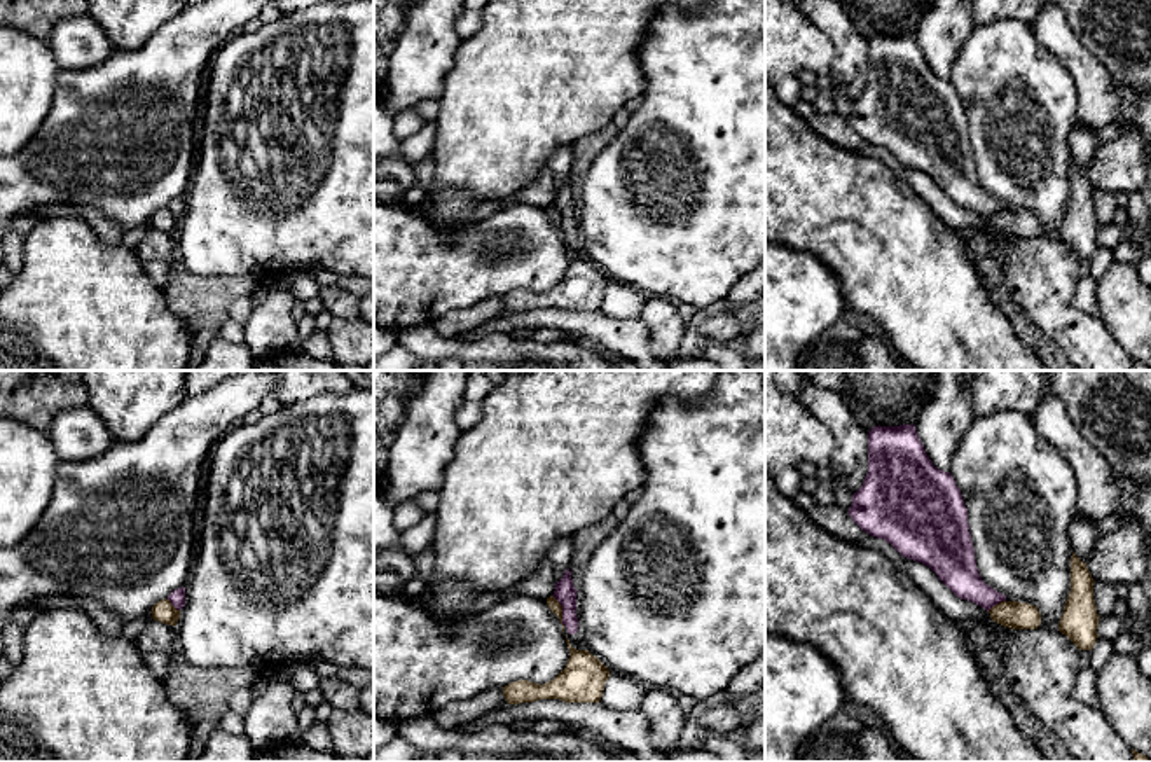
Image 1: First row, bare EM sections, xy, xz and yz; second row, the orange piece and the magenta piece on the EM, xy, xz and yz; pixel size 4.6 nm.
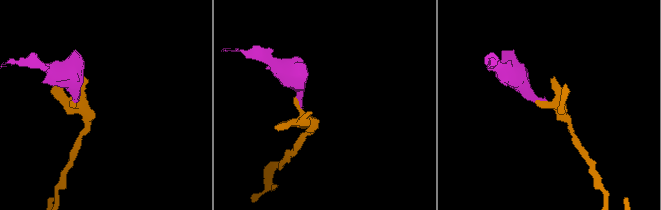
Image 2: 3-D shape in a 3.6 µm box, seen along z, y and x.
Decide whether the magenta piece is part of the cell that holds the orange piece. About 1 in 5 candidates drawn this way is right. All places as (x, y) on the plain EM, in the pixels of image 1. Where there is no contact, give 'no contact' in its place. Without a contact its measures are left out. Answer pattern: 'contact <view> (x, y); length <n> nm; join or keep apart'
contact xz (561, 219); length 150 nm; keep apart

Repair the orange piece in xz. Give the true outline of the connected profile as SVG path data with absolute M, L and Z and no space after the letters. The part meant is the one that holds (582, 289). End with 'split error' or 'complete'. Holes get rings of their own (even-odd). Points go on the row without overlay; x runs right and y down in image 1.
M566 246L569 257L569 267L566 276L550 290L540 294L527 288L512 290L503 295L503 304L508 313L520 313L520 311L533 311L540 308L561 308L564 311L599 311L603 306L604 292L610 287L610 278L589 259L576 259L571 255L569 248Z | complete

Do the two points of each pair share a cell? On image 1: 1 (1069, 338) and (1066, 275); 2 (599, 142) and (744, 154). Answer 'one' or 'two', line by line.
1: one
2: two

